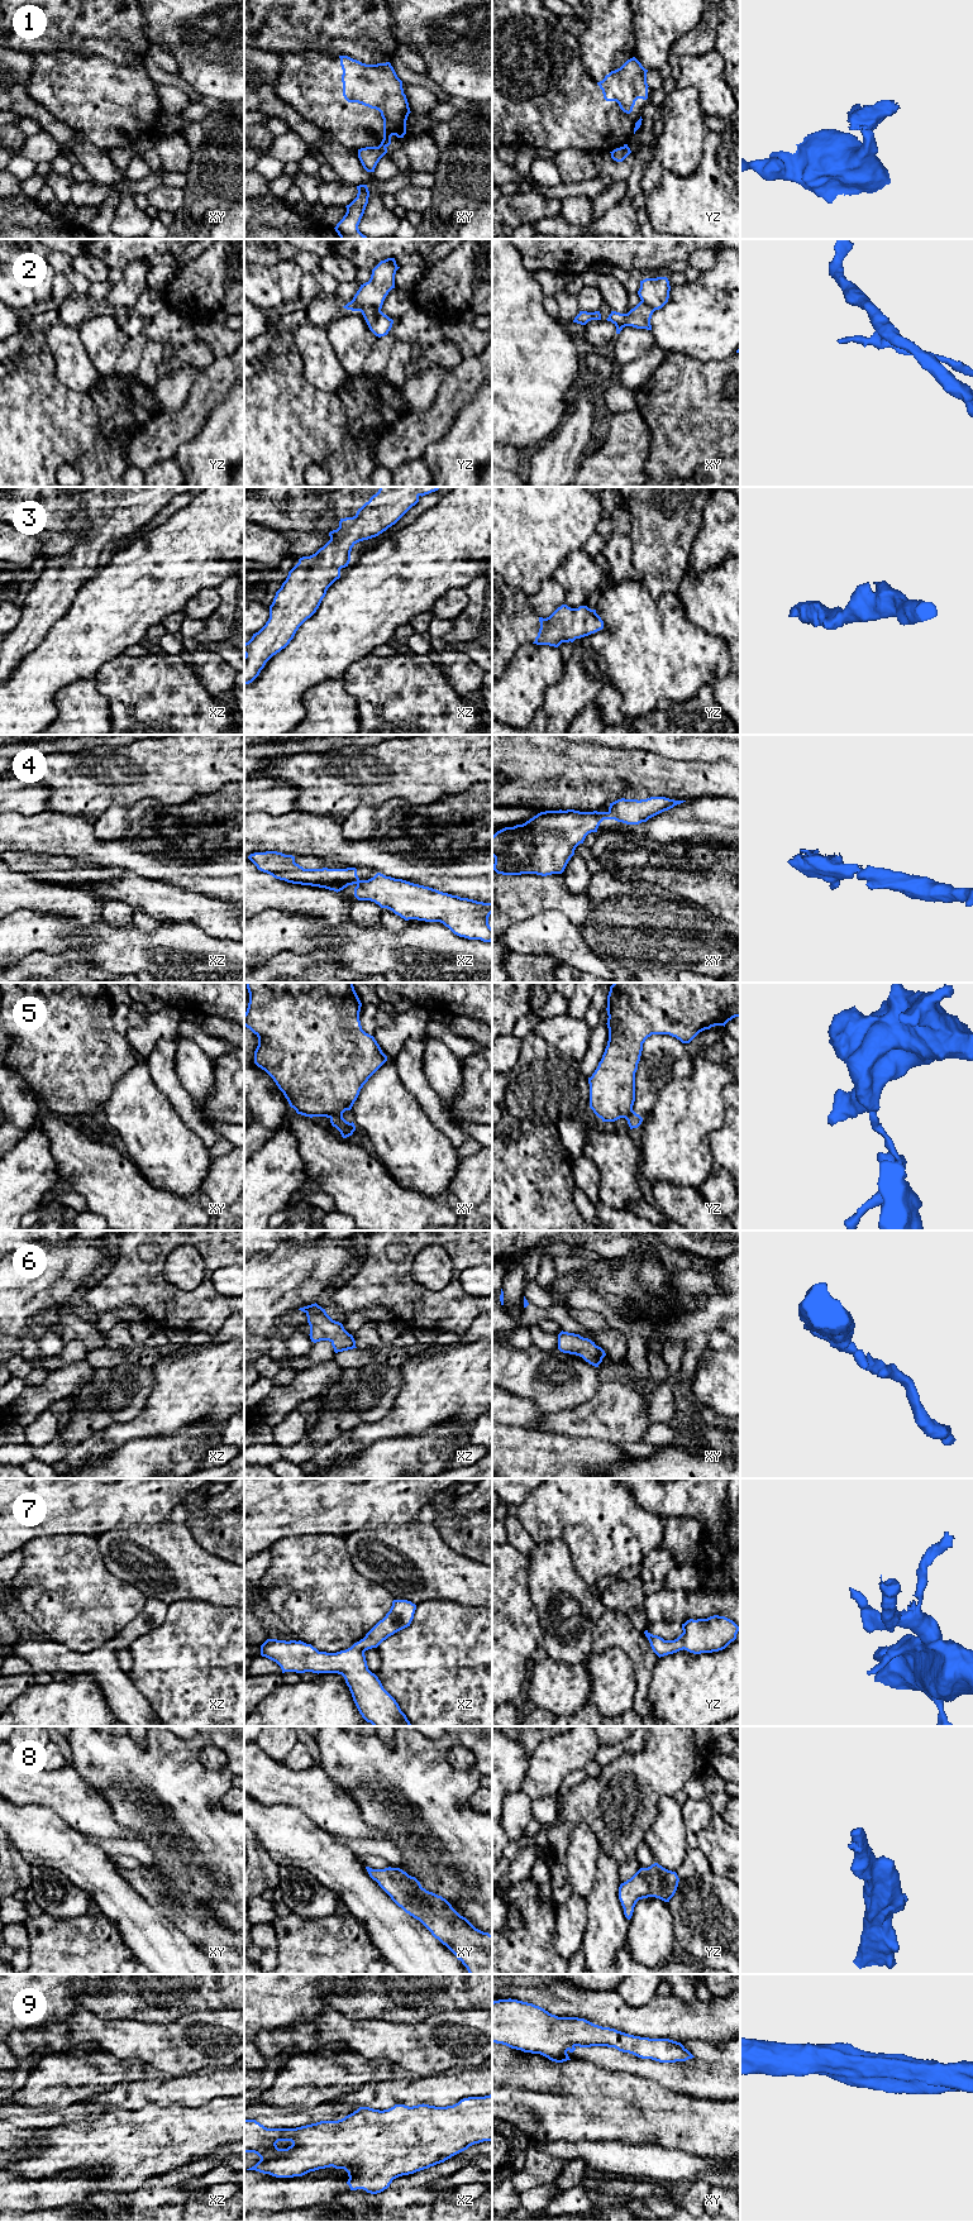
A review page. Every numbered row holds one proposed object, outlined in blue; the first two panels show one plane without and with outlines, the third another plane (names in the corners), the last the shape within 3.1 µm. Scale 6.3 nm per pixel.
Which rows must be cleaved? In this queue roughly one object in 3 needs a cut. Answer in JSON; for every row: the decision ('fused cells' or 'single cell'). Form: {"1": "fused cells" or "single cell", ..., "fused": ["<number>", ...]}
{"1": "fused cells", "2": "fused cells", "3": "single cell", "4": "single cell", "5": "fused cells", "6": "single cell", "7": "single cell", "8": "single cell", "9": "fused cells", "fused": ["1", "2", "5", "9"]}

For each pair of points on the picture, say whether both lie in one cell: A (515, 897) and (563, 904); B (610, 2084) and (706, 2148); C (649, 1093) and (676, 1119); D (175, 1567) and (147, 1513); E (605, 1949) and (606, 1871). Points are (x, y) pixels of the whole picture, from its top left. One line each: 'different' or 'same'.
A: same
B: same
C: different
D: different
E: same

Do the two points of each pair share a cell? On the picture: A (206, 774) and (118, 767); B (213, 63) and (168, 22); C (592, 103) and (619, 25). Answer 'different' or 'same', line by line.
A: same
B: same
C: different

